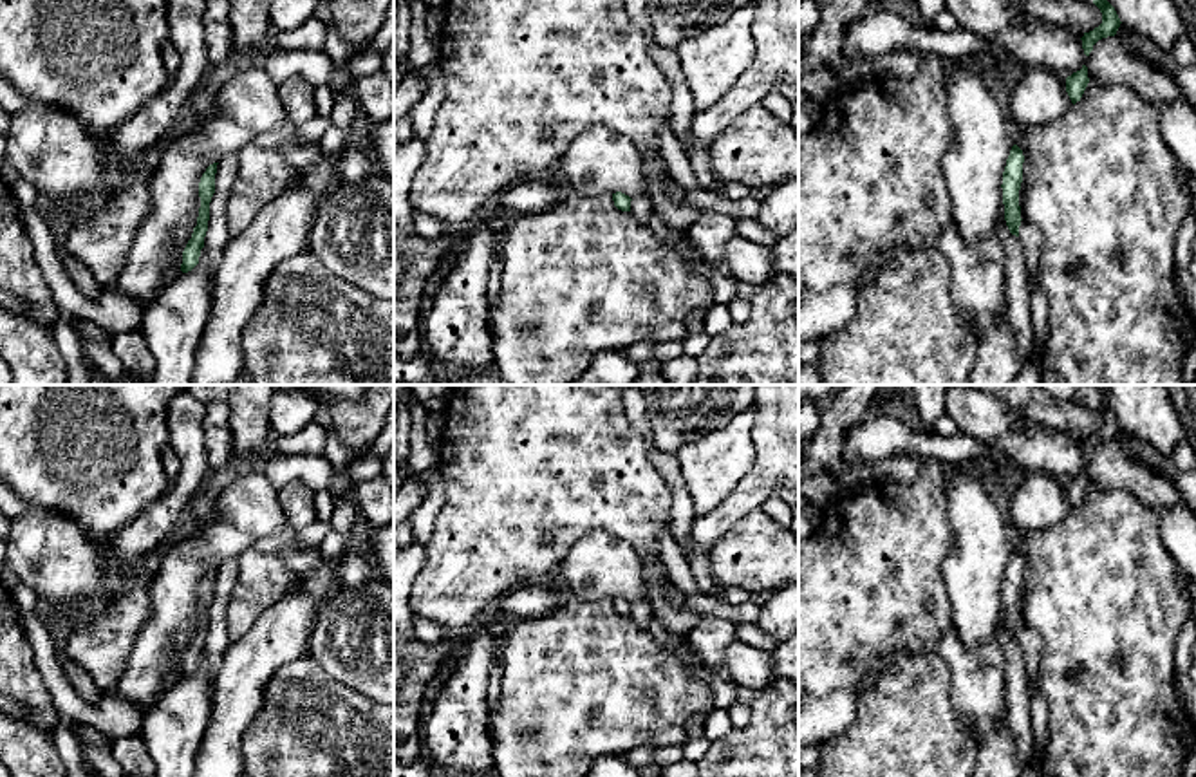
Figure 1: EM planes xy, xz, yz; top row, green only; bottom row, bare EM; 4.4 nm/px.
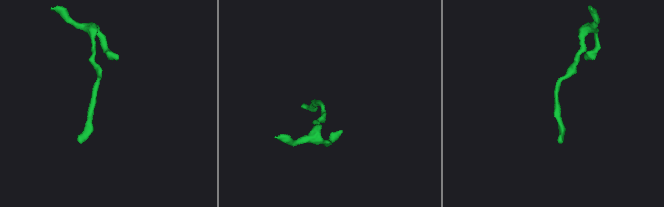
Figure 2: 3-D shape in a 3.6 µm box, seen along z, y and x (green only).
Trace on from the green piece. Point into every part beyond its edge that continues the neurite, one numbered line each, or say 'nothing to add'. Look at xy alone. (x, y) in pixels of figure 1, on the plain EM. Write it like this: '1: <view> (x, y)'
1: xy (217, 640)

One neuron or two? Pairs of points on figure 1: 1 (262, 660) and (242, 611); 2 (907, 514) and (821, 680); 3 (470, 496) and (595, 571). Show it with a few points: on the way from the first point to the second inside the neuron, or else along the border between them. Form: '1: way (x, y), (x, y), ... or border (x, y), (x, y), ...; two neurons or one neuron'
1: border (280, 599), (232, 644); two neurons
2: way (877, 555), (871, 570), (821, 620), (821, 638); one neuron
3: border (602, 530), (586, 533), (555, 568); two neurons

